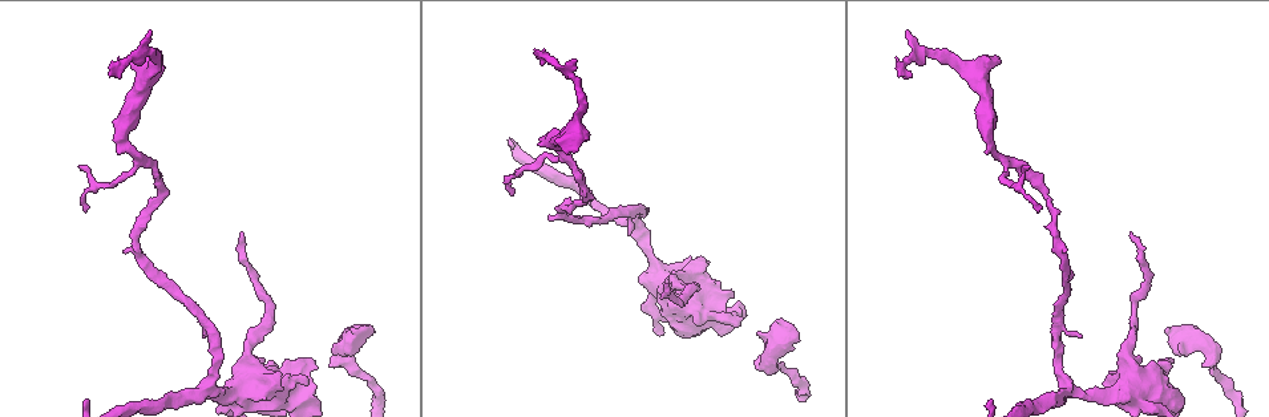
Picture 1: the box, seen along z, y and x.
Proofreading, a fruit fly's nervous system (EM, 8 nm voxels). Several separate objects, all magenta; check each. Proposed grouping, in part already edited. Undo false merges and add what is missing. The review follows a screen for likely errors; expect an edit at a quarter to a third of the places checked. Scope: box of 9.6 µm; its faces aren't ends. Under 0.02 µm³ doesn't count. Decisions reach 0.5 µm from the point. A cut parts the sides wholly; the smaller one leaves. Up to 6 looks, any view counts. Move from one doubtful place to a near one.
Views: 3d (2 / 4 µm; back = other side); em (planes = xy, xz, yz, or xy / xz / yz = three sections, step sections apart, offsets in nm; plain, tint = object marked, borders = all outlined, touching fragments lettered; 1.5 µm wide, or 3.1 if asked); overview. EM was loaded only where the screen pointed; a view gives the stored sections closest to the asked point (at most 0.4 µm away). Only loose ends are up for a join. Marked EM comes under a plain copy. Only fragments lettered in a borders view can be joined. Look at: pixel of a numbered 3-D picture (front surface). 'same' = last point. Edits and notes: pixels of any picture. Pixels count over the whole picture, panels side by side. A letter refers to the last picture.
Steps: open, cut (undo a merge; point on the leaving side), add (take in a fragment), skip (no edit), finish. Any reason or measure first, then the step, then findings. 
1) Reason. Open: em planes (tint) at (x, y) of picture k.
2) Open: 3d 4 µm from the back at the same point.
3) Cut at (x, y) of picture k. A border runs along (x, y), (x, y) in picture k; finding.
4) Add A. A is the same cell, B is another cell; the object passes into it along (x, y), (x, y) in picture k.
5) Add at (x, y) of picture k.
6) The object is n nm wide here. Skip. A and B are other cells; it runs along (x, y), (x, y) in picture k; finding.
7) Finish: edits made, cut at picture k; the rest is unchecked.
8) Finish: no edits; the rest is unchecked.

Long arm stops here. Open: em planes (borders) at (240, 232) of picture 1.

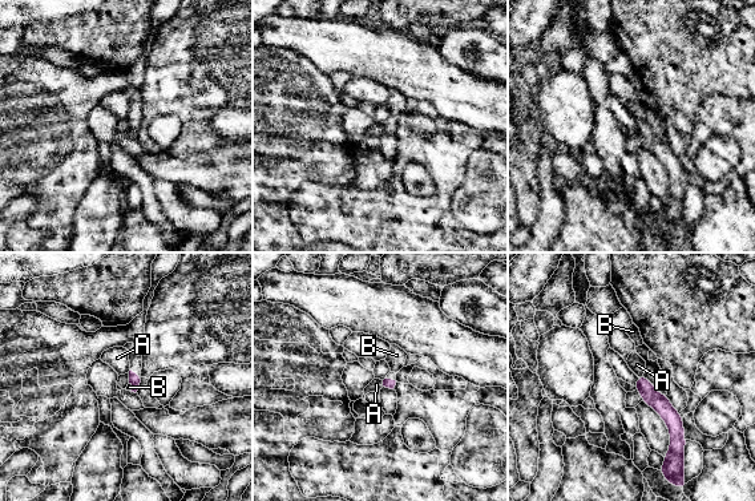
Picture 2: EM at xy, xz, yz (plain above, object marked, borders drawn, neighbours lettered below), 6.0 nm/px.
The longest contact is with A, 40 nm. Skip. A and B are other cells; none of them fits.

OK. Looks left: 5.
An open end. Open: em planes (borders) at (908, 31) of picture 1.

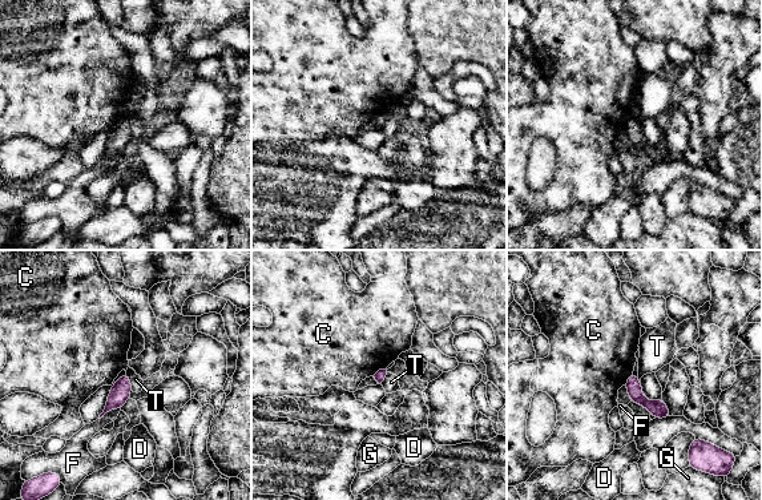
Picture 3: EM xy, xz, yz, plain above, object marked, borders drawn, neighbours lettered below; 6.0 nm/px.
Skip. C, D, F, G and T are other cells; a border runs along (126, 371), (132, 390) in picture 3; no lettered fragment goes on from it.

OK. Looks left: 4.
Thick end. Open: 3d 4 µm at (1124, 401) of picture 1.

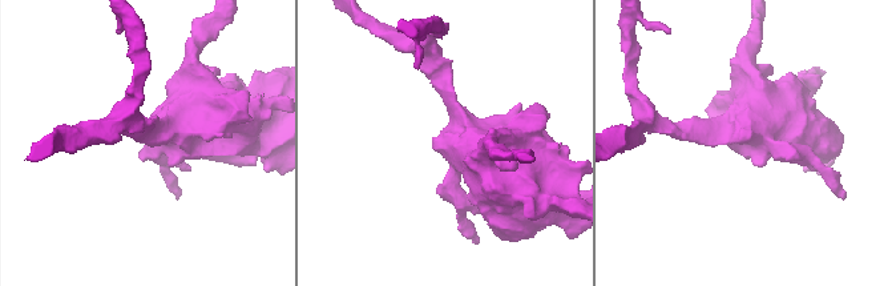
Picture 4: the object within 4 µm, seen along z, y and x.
Open: em planes (tint) at (740, 141) of picture 4.

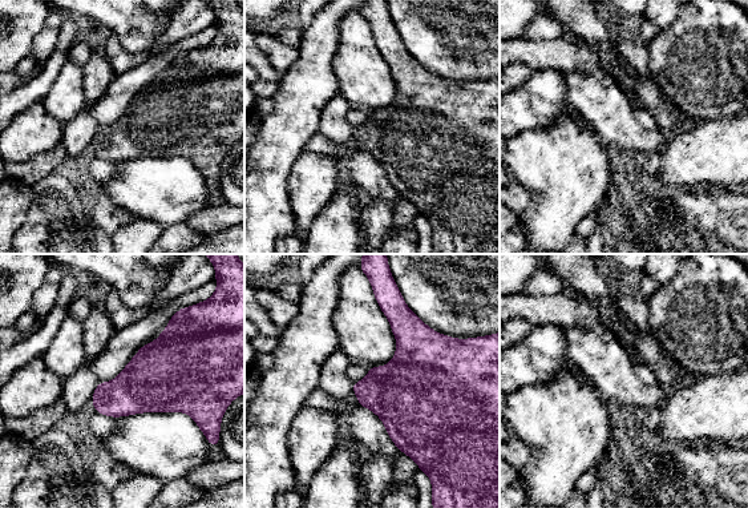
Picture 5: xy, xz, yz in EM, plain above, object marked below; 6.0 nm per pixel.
See the neighbours. Open: em planes (borders) at the same point.

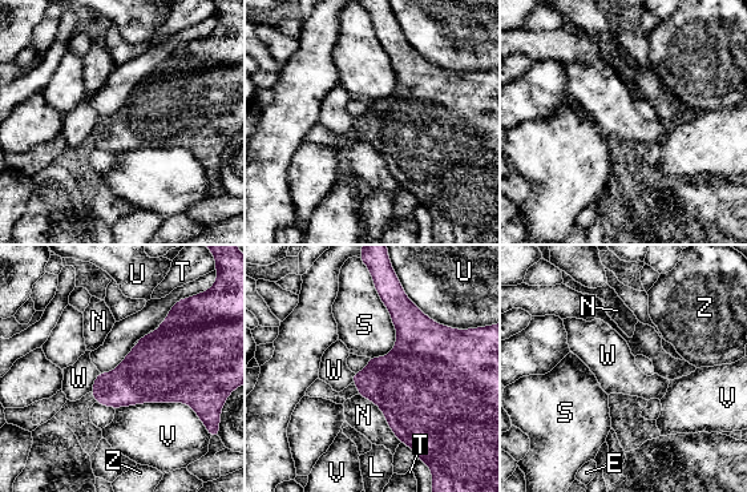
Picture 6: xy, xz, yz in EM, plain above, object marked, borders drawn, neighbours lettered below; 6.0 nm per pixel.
The longest contact is with V, 600 nm. Skip. E, L, N, S, T, U, V, W and Z are other cells; a border runs along (114, 407), (182, 402), (208, 430) in picture 6; no lettered fragment goes on from it.

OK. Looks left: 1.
Finish: no edits; the rest is unchecked.

